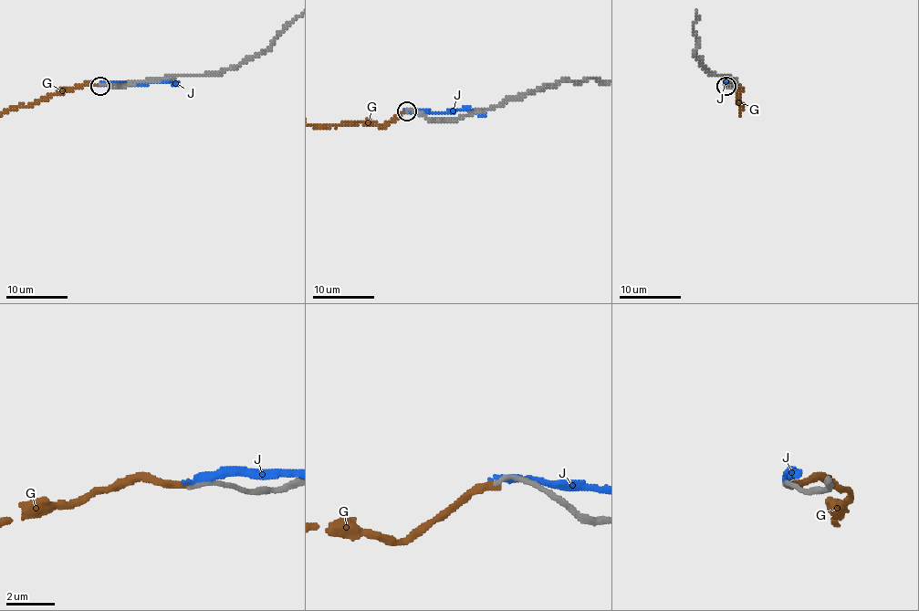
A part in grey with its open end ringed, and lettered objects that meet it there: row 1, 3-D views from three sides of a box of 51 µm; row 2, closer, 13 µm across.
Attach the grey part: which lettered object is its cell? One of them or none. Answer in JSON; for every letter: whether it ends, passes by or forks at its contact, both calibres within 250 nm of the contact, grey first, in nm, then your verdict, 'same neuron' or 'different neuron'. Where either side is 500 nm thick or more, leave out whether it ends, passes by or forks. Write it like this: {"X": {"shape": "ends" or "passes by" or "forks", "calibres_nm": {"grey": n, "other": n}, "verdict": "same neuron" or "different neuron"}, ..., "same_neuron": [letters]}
{"G": {"shape": "ends", "calibres_nm": {"grey": 190, "other": 260}, "verdict": "different neuron"}, "J": {"shape": "ends", "calibres_nm": {"grey": 240, "other": 360}, "verdict": "different neuron"}, "same_neuron": []}

